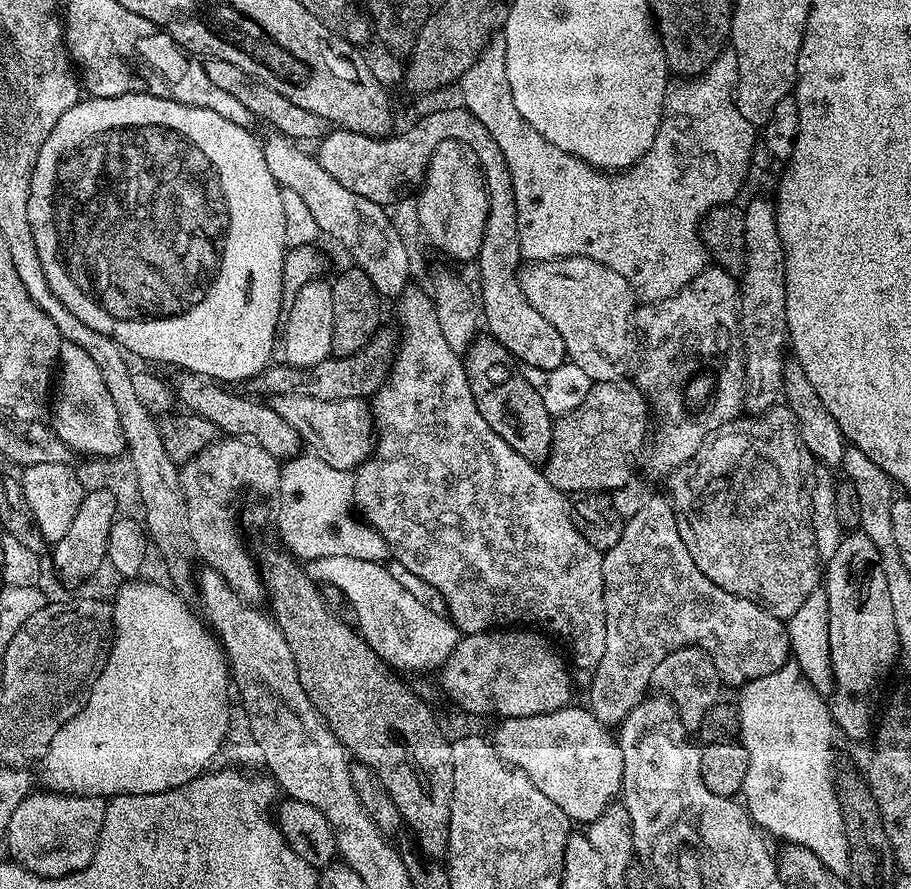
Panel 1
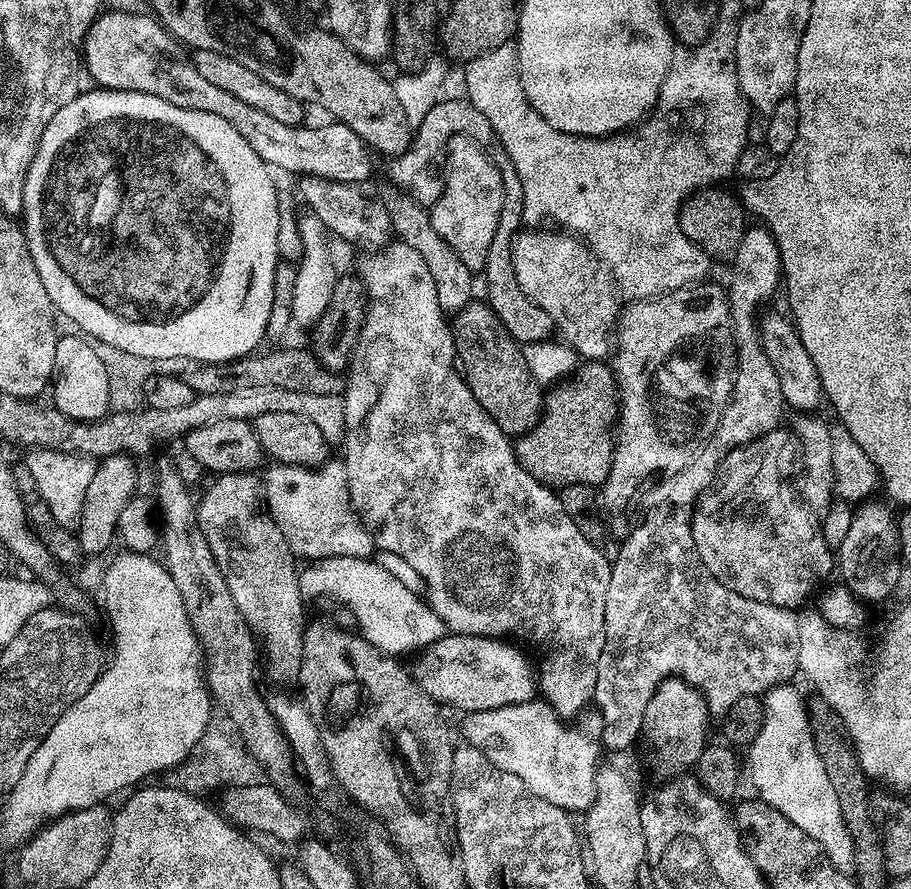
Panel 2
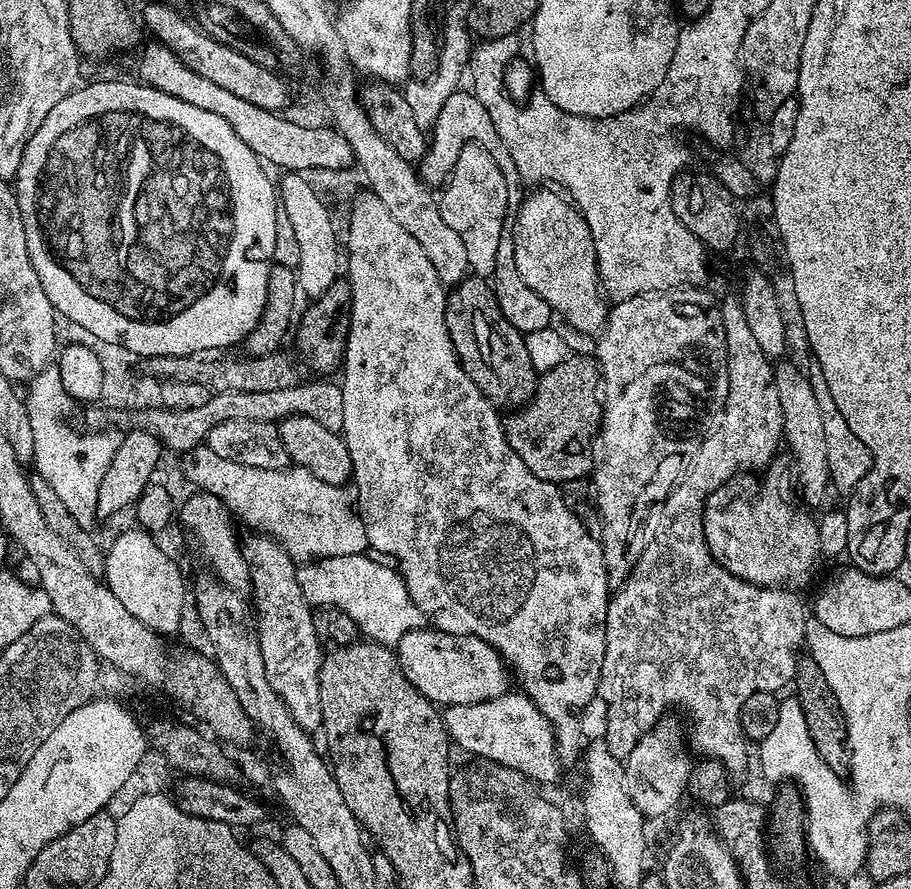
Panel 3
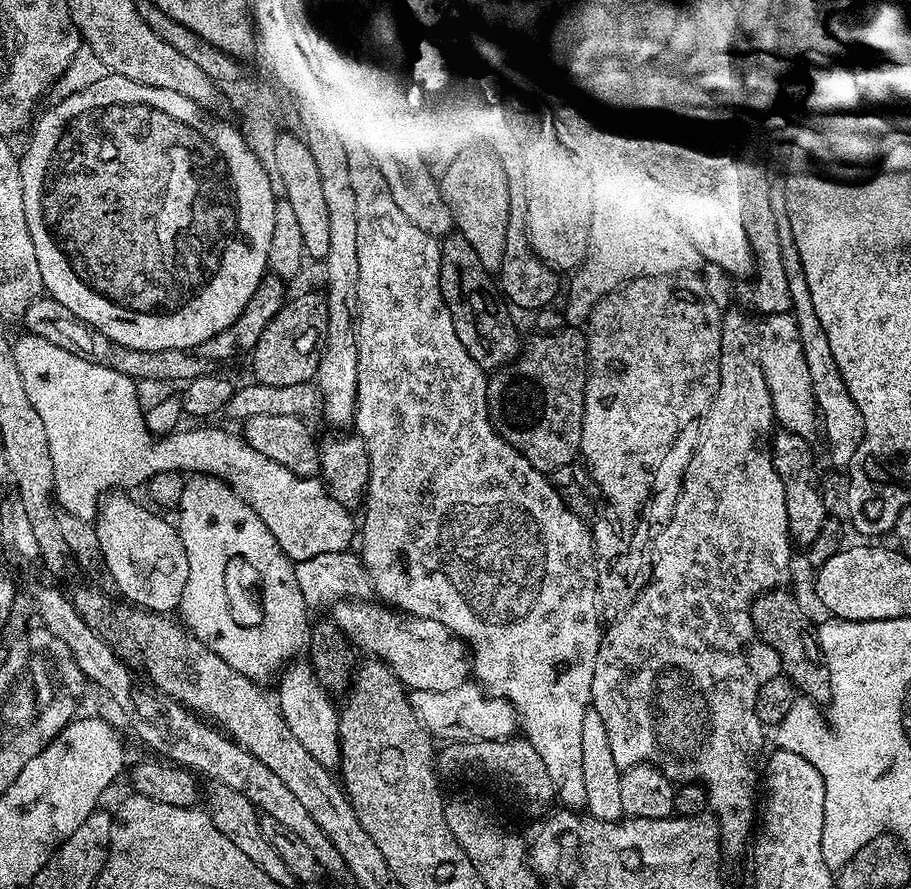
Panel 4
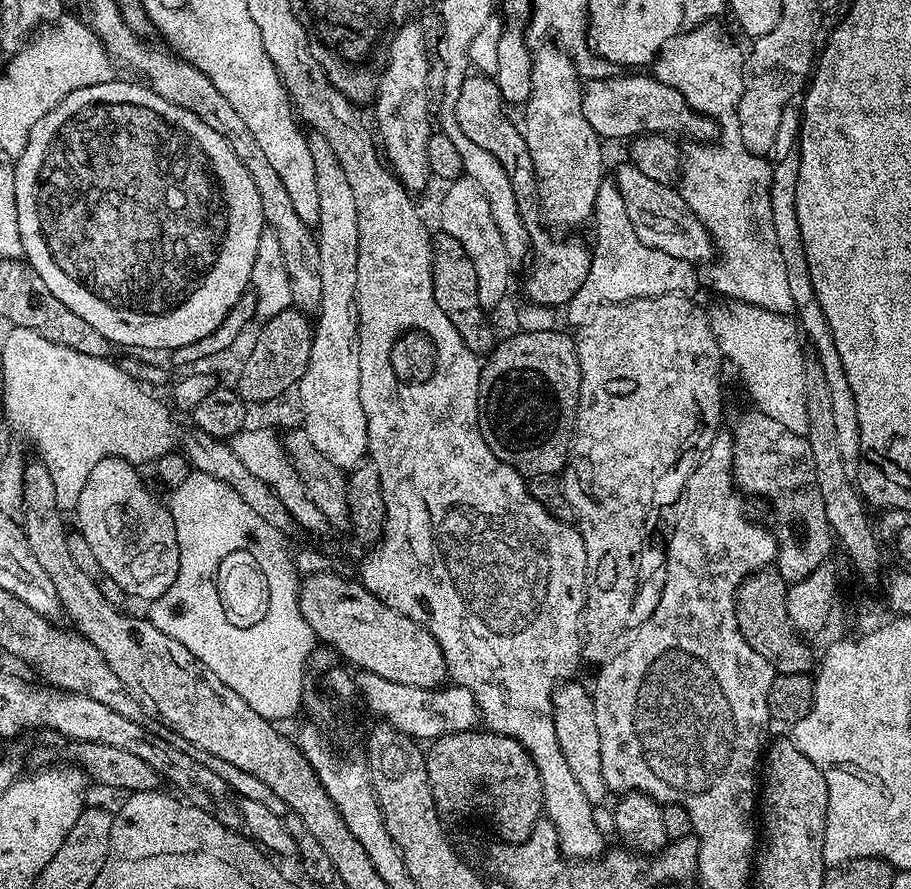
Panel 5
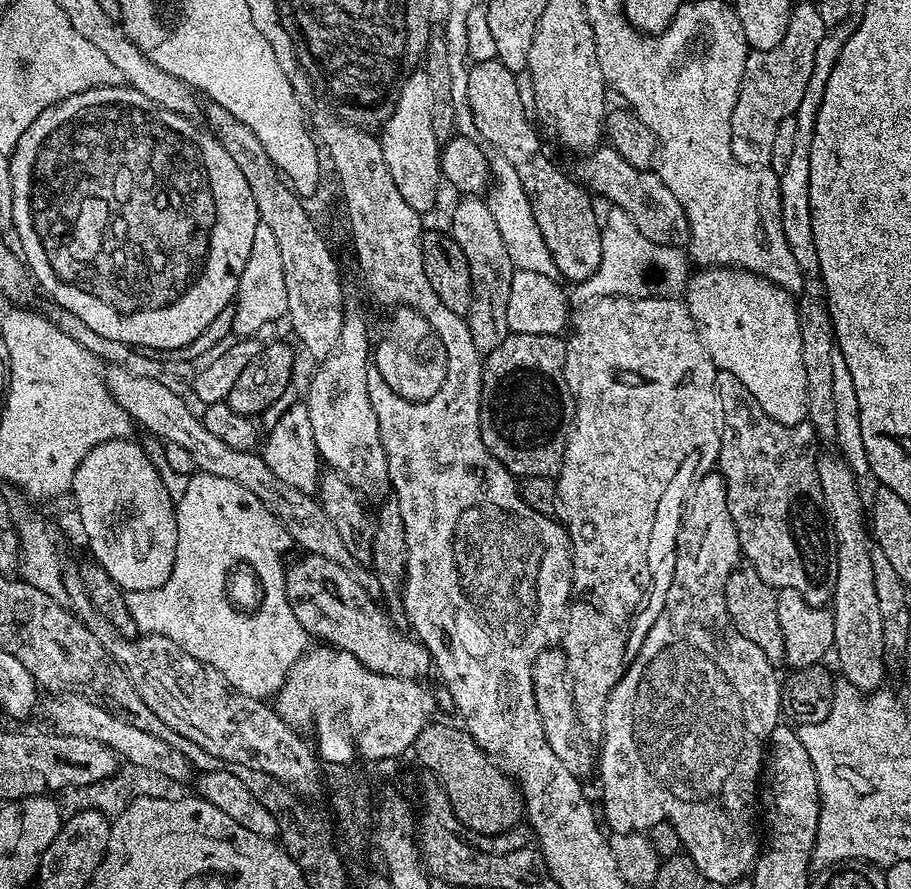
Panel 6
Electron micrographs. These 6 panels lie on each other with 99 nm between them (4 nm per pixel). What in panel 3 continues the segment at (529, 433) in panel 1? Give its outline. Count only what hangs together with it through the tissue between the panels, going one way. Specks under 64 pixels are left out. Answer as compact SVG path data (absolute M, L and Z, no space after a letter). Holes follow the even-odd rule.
M469 274L447 293L446 330L450 334L456 357L466 370L470 382L474 382L478 390L482 390L482 394L491 404L495 404L500 410L515 410L528 403L528 399L536 392L538 371L530 360L529 351L526 350L525 333L506 322L496 301L493 285L485 277Z

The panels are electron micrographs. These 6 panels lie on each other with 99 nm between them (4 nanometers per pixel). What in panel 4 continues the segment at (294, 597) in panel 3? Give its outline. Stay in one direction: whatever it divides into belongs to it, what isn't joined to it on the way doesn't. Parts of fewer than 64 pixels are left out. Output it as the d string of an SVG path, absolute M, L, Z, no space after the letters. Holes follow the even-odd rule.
M307 659L299 660L289 663L279 673L280 717L284 719L286 726L290 726L290 734L294 734L294 738L298 738L298 742L302 742L306 750L310 750L310 758L332 770L340 763L340 735L338 734L340 713L337 705L335 703L332 705L333 697L318 682L311 663Z

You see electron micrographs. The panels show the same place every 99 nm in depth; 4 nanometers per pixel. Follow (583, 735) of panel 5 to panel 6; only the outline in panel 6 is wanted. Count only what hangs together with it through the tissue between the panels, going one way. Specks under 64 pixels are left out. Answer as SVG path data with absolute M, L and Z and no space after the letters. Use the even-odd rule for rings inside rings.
M563 647L547 648L538 654L532 667L534 682L534 702L538 706L538 714L542 718L542 730L546 734L546 742L550 742L550 750L578 778L593 775L594 752L588 749L589 741L582 735L580 722L572 697L572 675L568 672L568 659ZM581 736L581 737L580 737ZM584 740L585 741L584 741Z

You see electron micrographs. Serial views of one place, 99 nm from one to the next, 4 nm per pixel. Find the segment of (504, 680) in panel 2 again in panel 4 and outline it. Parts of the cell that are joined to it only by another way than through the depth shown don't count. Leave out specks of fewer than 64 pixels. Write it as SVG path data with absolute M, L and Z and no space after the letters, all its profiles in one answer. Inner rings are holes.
M338 600L330 608L330 619L352 647L365 657L381 660L405 689L454 690L470 676L470 652L460 637L434 618L418 618L373 602Z

